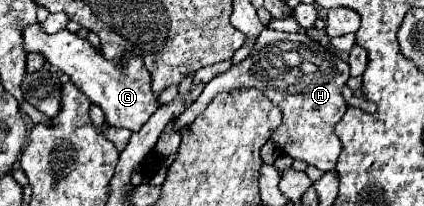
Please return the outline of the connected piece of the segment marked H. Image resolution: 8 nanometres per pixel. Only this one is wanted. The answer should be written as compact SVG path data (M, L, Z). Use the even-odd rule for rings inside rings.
M265 27L257 37L249 57L239 65L233 65L229 71L215 75L205 85L205 91L193 101L193 105L179 115L177 129L191 125L217 93L253 87L267 95L283 113L281 125L271 133L275 147L293 159L305 161L307 165L313 165L321 171L331 171L335 169L337 157L341 153L341 141L335 135L335 125L347 111L347 103L341 95L347 79L349 65L321 43L315 43L305 33L283 33Z

